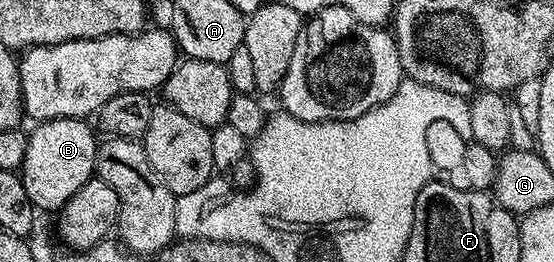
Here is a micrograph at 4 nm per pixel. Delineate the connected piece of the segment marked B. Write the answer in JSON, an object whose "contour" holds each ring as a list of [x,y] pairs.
{"contour":[[[60,117],[59,120],[43,120],[33,125],[34,132],[28,135],[28,152],[20,175],[28,198],[32,198],[35,209],[51,214],[57,213],[95,175],[94,163],[98,153],[99,141],[94,140],[94,132],[85,119]]]}

